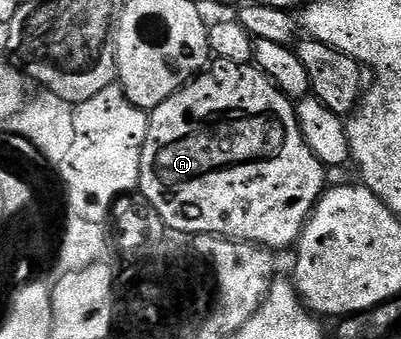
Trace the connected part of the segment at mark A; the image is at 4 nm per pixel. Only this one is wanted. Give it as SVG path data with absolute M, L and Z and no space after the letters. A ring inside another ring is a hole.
M222 63L217 66L211 66L205 73L177 91L175 95L168 97L168 101L164 101L159 107L149 112L150 128L142 150L137 190L154 206L156 213L160 213L160 217L171 232L183 231L182 235L186 237L202 234L218 235L224 239L236 239L239 243L258 243L262 247L271 249L293 248L301 237L306 222L310 220L310 215L314 212L318 200L327 190L327 168L314 156L312 149L304 141L295 104L279 91L277 85L265 73L259 71L257 66L244 63Z

